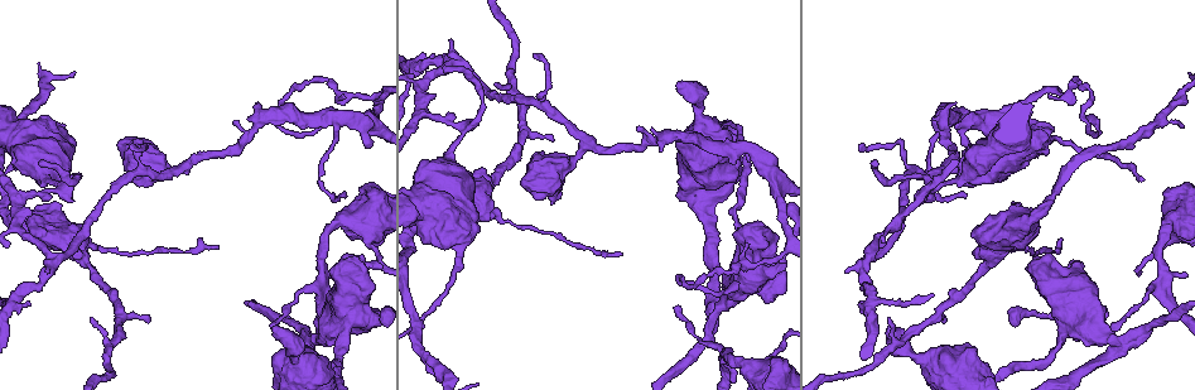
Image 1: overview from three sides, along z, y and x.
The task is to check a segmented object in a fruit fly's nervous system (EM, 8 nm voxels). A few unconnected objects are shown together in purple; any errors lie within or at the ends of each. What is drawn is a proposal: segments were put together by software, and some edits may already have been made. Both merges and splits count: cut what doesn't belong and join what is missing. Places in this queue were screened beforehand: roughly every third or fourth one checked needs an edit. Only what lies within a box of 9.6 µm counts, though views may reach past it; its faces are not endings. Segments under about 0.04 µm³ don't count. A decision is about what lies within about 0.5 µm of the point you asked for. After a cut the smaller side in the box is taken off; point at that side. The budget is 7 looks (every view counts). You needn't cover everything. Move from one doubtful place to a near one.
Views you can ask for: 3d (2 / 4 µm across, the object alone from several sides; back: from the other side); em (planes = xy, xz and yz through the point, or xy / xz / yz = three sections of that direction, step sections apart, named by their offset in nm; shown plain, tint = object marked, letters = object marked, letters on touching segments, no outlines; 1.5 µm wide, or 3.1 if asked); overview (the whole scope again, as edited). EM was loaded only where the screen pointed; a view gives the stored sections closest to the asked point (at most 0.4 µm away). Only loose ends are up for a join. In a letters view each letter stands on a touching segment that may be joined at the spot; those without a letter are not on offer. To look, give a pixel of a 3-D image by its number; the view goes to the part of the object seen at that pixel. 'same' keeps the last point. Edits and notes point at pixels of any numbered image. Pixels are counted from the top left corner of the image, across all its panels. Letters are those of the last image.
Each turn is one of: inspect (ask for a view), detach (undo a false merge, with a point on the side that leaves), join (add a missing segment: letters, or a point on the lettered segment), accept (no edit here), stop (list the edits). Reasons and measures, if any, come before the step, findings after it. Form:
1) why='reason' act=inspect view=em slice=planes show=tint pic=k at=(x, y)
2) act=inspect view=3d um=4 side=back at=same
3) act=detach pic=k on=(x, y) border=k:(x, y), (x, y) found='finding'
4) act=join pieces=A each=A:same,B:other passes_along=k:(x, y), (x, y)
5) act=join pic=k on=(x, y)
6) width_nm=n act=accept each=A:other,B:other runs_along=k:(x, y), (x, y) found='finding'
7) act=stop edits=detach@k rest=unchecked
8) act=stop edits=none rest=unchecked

why='calibre changes' act=inspect view=em slice=yz step=4 show=tint pic=1 at=(785, 261)

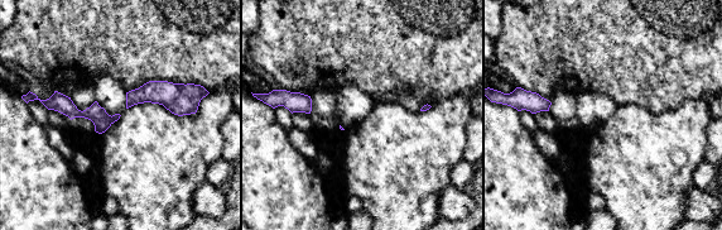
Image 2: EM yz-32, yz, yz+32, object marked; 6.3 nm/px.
why='cut it another way' act=inspect view=em slice=xy step=4 show=letters at=same

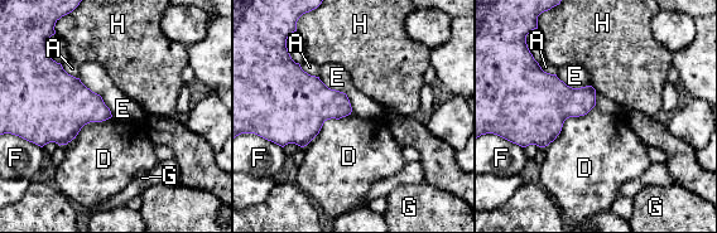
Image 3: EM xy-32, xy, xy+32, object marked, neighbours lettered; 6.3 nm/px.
longest_contact=D:420nm act=accept each=A:other,D:other,E:other,F:other,G:other,H:other border=3:(318, 76), (346, 95), (352, 111) found='all the same neuron'

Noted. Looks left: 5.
why='stops while still wide' act=inspect view=3d um=4 pic=1 at=(325, 357)

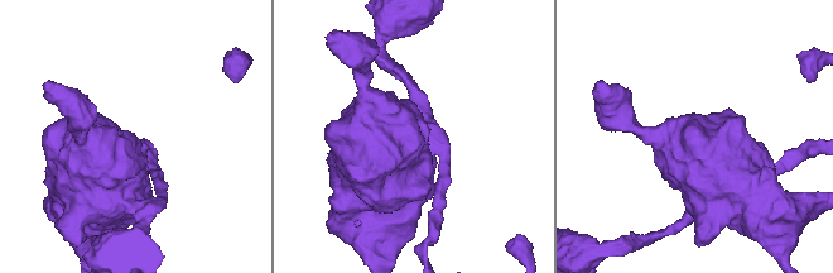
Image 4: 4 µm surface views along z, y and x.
why='need the tissue' act=inspect view=em slice=planes show=letters pic=4 at=(418, 128)

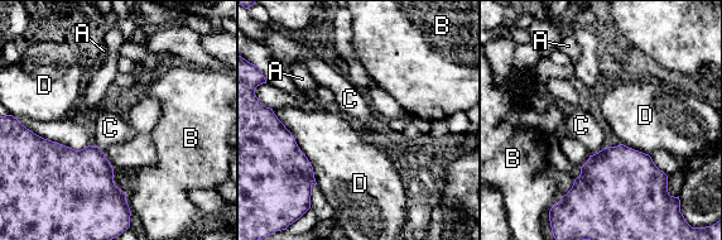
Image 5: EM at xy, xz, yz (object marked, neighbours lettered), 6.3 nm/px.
act=accept each=A:other,B:other,C:other,D:other border=5:(603, 147), (591, 156) found='no lettered segment goes on from it'

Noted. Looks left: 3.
why='free end' act=inspect view=3d um=2 pic=1 at=(1182, 128)

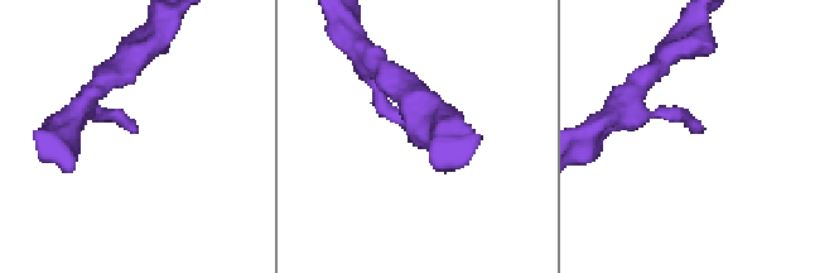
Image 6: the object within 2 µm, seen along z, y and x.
why='now the EM' act=inspect view=em slice=planes show=letters pic=6 at=(133, 131)

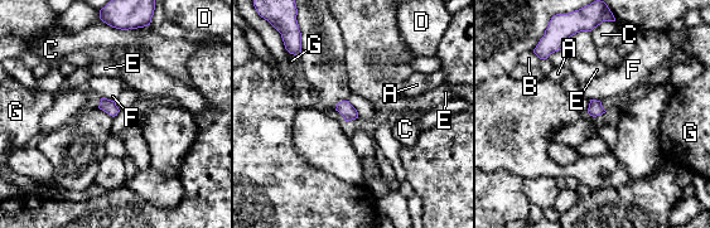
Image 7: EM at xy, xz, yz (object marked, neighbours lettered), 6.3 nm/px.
width_nm=90 act=accept each=A:other,B:other,C:other,D:other,E:other,F:other,G:other border=7:(101, 97), (115, 101) found='none of them fits'

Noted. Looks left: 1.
act=stop edits=none rest=unchecked

